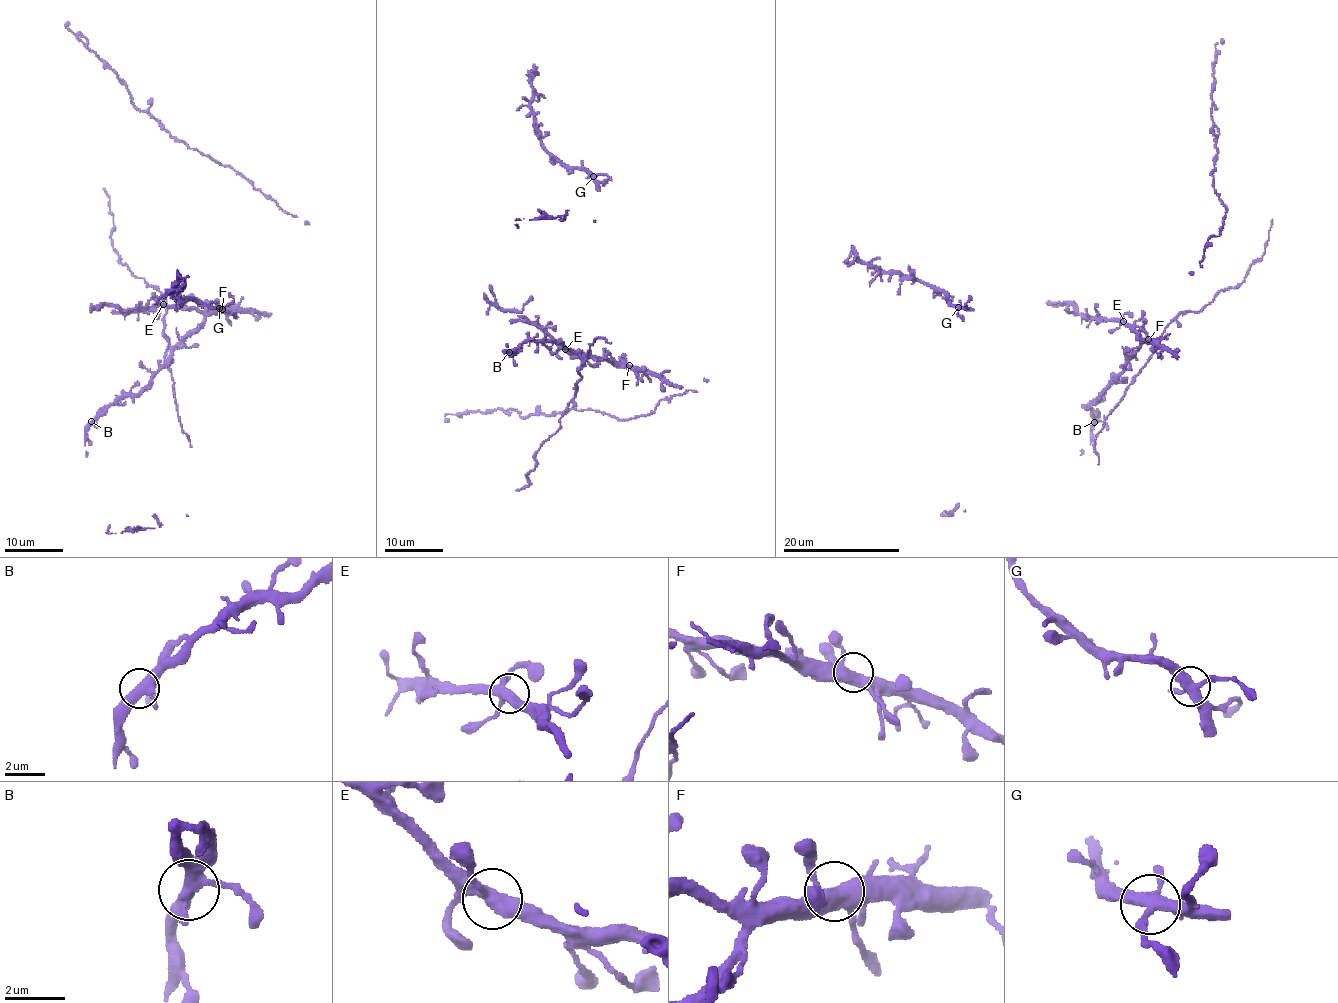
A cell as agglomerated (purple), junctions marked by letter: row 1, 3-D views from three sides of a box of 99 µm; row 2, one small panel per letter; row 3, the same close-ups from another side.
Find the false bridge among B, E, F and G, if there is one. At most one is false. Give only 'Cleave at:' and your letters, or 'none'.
Cleave at: none

